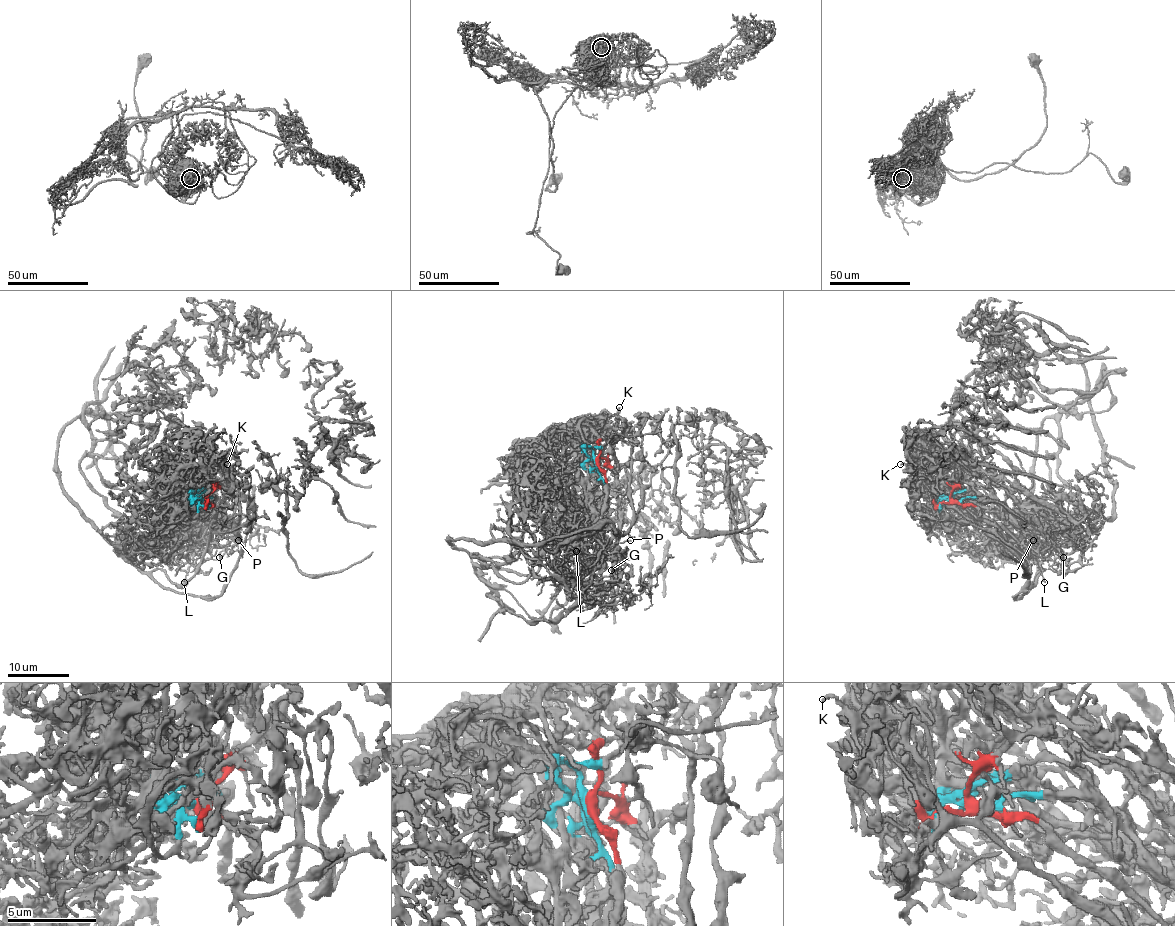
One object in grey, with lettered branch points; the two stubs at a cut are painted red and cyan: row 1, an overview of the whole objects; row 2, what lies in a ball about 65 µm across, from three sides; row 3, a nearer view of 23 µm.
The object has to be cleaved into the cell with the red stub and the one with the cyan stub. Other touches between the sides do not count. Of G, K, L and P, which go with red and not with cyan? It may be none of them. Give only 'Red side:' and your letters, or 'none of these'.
Red side: K

